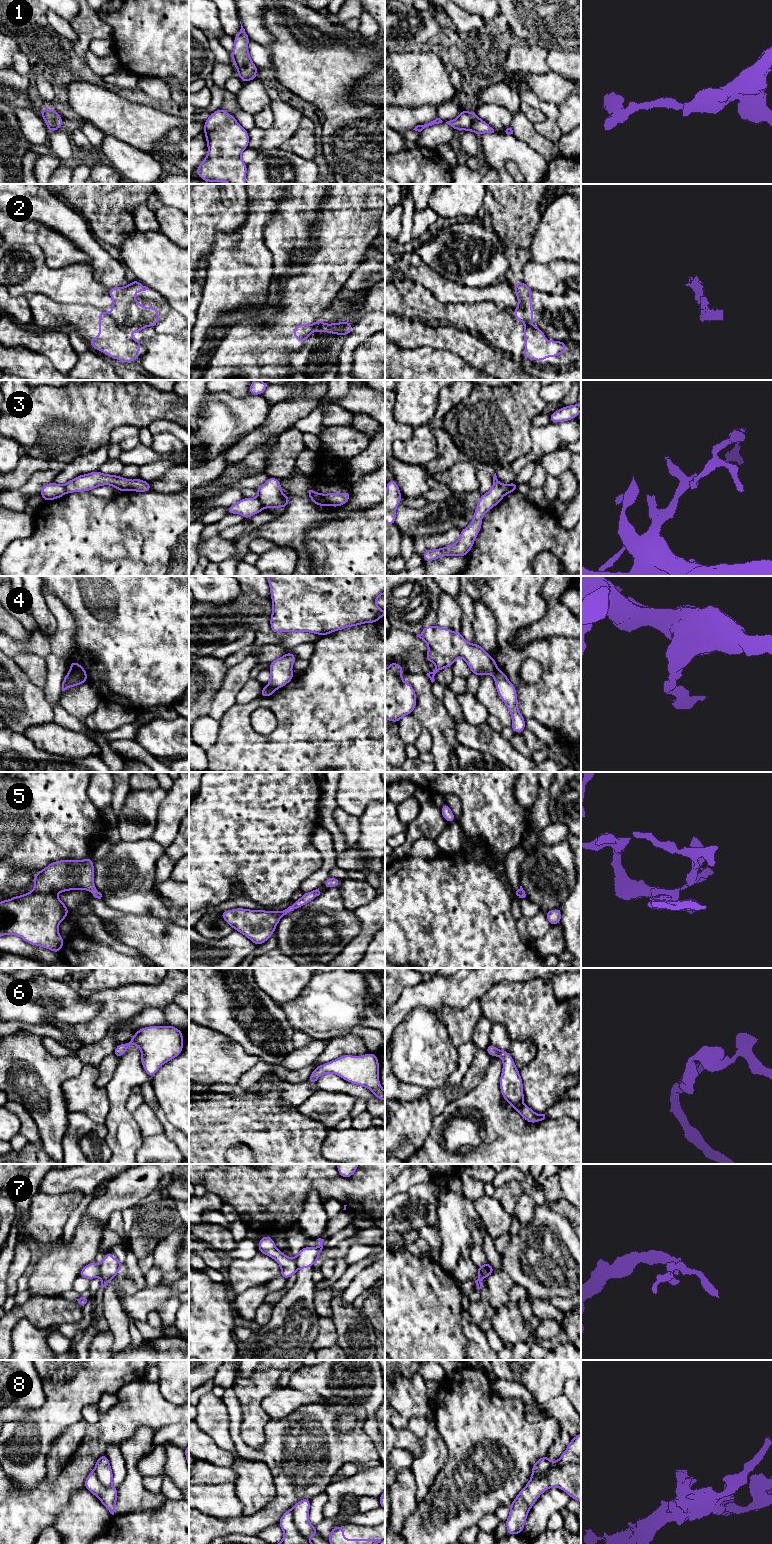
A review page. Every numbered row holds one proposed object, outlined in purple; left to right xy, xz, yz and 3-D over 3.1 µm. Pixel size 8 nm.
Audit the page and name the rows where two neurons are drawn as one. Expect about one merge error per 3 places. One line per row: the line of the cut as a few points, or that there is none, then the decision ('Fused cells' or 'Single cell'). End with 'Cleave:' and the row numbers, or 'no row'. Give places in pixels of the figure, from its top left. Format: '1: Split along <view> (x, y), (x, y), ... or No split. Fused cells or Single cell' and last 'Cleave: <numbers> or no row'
1: No split. Single cell
2: Split along xy (110, 311), (115, 322), (123, 329). Fused cells
3: Split along xz (258, 497), (264, 507). Fused cells
4: Split along xy (70, 669), (86, 681). Fused cells
5: No split. Single cell
6: No split. Single cell
7: Split along yz (487, 1262), (484, 1268), (484, 1277). Fused cells
8: Split along yz (580, 1463), (554, 1467), (543, 1476), (531, 1479). Fused cells
Cleave: 2, 3, 4, 7, 8

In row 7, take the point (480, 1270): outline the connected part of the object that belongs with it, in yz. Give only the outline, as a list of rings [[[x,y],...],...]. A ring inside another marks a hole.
[[[485,1261],[485,1263],[481,1267],[475,1268],[475,1270],[478,1273],[478,1279],[475,1281],[478,1289],[482,1289],[482,1282],[481,1282],[481,1280],[483,1278],[485,1278],[484,1269],[485,1269],[486,1263],[487,1263],[487,1261]]]

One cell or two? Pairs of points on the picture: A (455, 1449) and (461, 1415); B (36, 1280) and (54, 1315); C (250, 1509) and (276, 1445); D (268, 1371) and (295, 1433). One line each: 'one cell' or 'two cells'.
A: one cell
B: two cells
C: two cells
D: two cells

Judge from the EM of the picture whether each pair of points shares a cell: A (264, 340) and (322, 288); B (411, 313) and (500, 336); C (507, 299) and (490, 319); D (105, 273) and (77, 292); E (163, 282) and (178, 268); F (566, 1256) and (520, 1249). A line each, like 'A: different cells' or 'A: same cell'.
A: same cell
B: same cell
C: different cells
D: different cells
E: same cell
F: same cell

